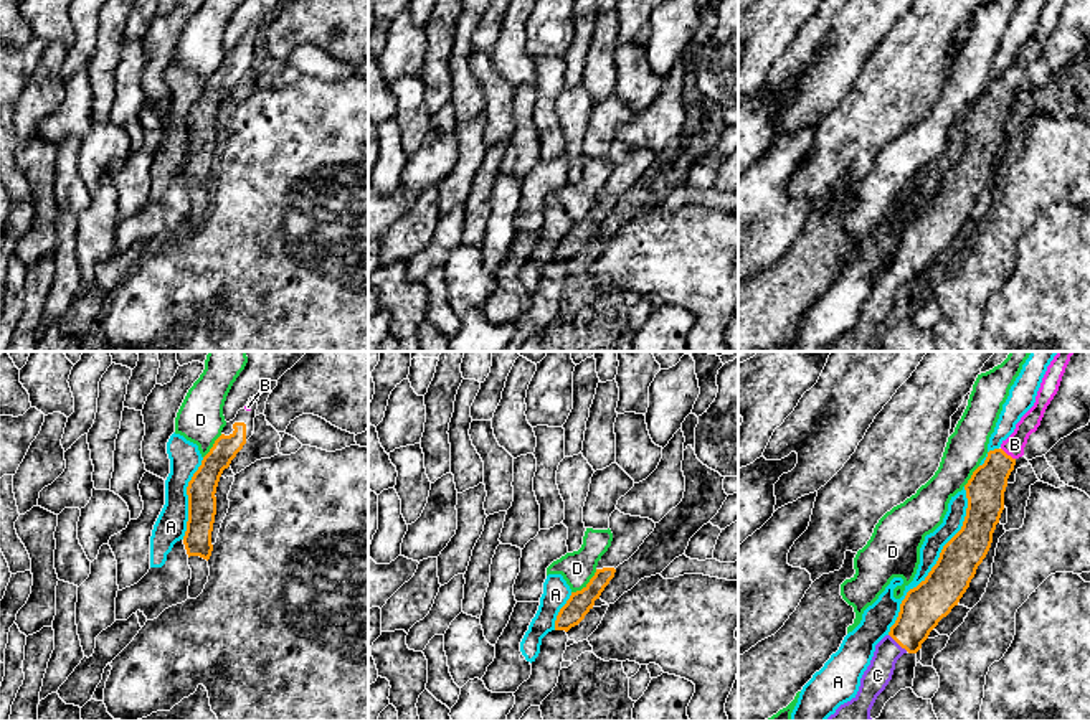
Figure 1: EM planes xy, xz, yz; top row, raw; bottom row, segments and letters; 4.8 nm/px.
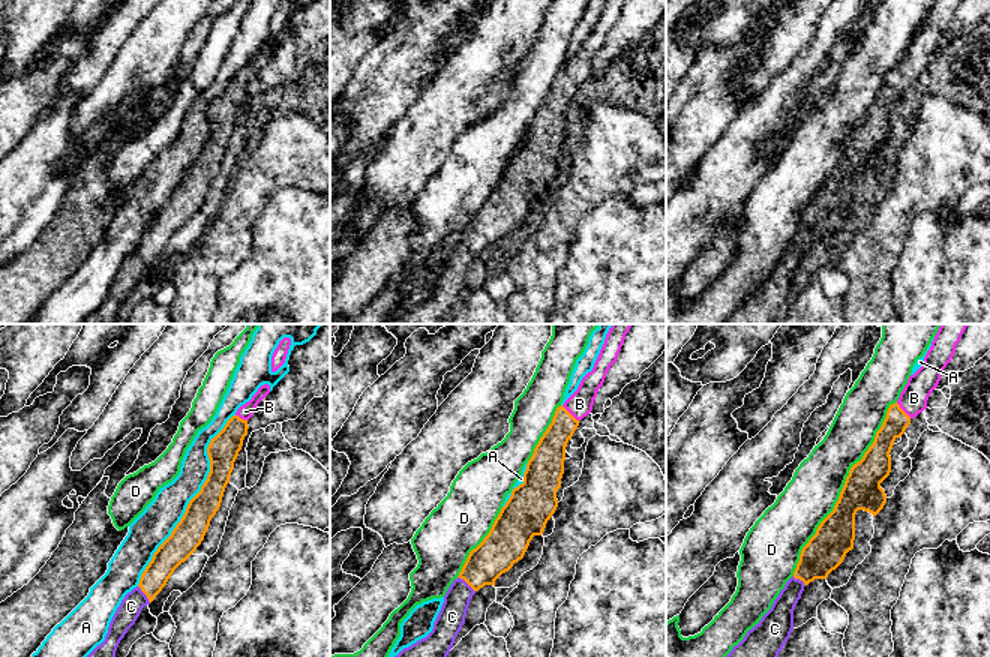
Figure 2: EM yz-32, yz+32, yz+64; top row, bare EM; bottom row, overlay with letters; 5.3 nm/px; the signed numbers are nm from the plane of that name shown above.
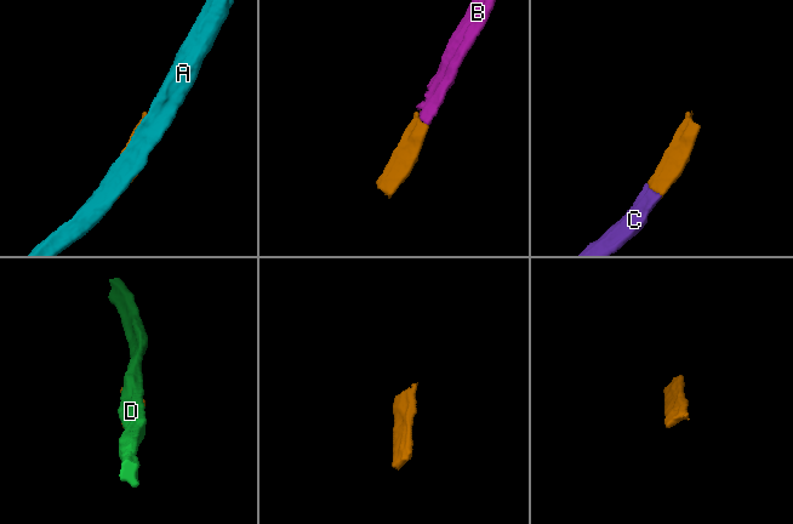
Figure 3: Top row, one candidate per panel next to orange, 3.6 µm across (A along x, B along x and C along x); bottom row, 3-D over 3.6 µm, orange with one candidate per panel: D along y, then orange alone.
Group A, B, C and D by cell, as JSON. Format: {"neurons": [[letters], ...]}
{"neurons": [["A"], ["B", "C"], ["D"]]}

